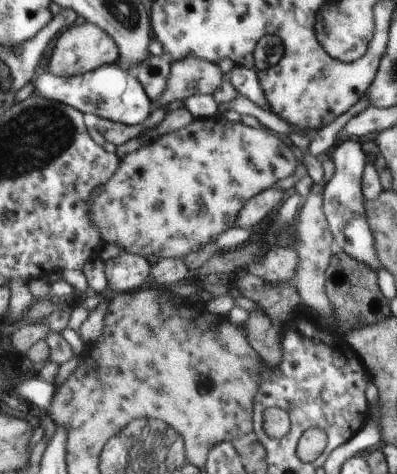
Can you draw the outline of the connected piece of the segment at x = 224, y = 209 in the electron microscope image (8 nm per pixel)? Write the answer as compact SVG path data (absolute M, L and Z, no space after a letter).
M222 116L193 119L182 131L159 135L126 154L109 184L90 200L89 220L97 224L103 244L116 245L121 251L147 258L183 258L214 241L221 232L234 226L249 200L293 172L291 150L270 130L252 128Z

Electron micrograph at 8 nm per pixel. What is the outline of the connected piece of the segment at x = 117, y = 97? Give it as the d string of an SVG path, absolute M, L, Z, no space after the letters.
M106 64L94 68L92 71L72 77L58 77L45 72L37 74L36 80L32 80L33 91L31 96L41 97L47 100L57 101L85 114L95 114L101 119L109 119L126 125L141 124L152 110L152 104L145 94L143 87L135 78L130 69L120 68L117 64Z

